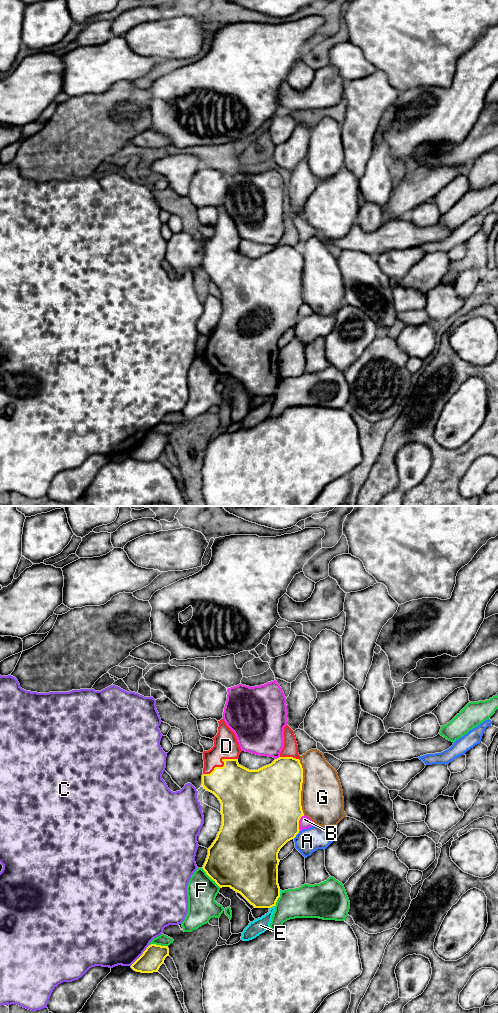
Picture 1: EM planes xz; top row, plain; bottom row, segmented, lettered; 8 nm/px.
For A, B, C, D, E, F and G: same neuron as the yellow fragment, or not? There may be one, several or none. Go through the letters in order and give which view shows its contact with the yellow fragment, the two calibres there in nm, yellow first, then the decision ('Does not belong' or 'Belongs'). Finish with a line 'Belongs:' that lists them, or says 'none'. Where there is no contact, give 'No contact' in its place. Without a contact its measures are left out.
A: Touches yellow in xz. Thickness 460 nm (yellow) against 200 nm. Does not belong
B: Touches yellow in xz. Thickness 500 nm (yellow) against 100 nm. Does not belong
C: Touches yellow in xz. Thickness 180 nm (yellow) against 500 nm. Does not belong
D: Touches yellow in xz. Thickness 380 nm (yellow) against 200 nm. Belongs
E: Touches yellow in xz. Thickness 360 nm (yellow) against 120 nm. Does not belong
F: Touches yellow in xz. Thickness 460 nm (yellow) against 240 nm. Does not belong
G: Touches yellow in xz. Thickness 480 nm (yellow) against 340 nm. Does not belong
Belongs: D

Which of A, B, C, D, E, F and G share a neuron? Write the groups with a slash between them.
A / B / C / D / E / F / G

